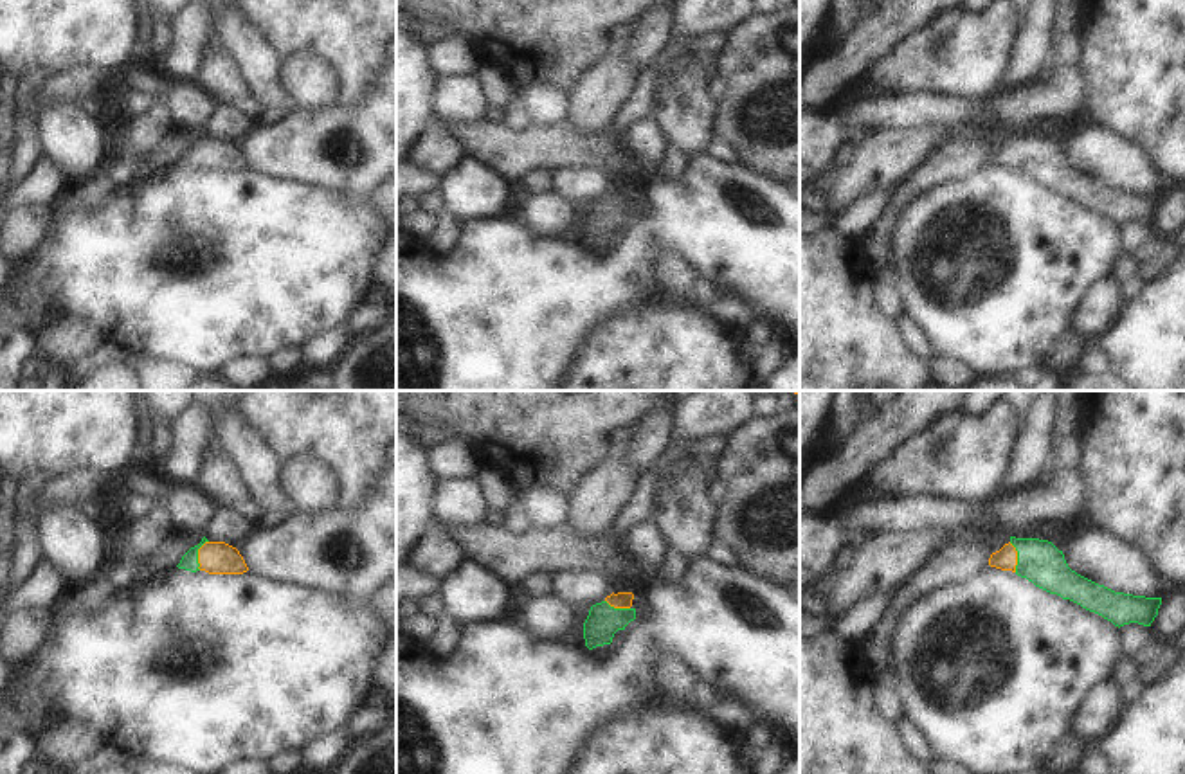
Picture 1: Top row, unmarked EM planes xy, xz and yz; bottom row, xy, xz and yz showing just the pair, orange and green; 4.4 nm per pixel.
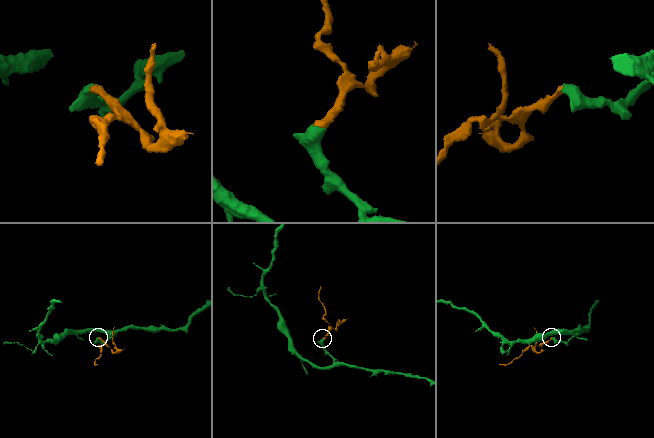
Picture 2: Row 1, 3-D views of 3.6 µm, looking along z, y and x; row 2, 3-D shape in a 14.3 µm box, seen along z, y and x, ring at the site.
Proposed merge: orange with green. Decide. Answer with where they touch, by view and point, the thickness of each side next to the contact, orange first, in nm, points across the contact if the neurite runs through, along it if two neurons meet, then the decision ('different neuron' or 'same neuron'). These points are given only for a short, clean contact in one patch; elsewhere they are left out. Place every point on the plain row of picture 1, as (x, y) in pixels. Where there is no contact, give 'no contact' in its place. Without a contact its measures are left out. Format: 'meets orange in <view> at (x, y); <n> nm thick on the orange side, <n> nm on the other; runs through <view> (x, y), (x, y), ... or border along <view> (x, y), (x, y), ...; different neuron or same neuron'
meets orange in xy at (199, 152); 140 nm thick on the orange side, 80 nm on the other; runs through xy (215, 153), (199, 152), (189, 157); same neuron

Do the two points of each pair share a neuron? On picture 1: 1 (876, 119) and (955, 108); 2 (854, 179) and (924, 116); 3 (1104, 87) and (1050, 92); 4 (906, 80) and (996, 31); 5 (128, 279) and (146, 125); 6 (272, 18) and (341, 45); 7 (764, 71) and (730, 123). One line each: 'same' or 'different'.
1: same
2: different
3: different
4: same
5: different
6: same
7: same

